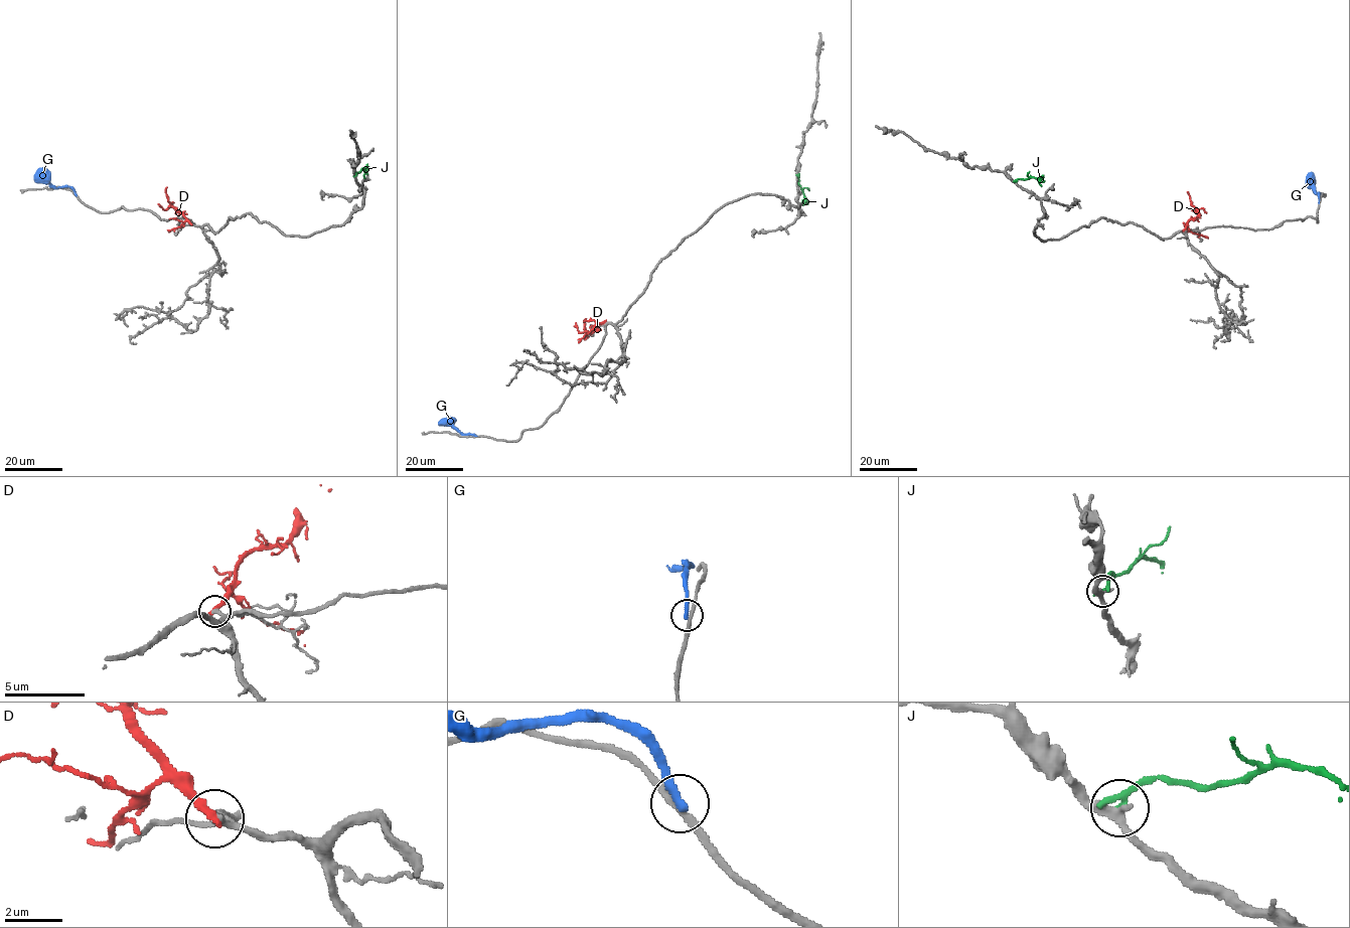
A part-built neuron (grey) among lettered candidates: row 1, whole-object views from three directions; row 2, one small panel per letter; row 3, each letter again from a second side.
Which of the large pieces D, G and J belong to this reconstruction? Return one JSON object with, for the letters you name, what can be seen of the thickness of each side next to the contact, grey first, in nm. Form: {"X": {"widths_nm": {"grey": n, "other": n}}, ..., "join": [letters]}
{"join": []}

